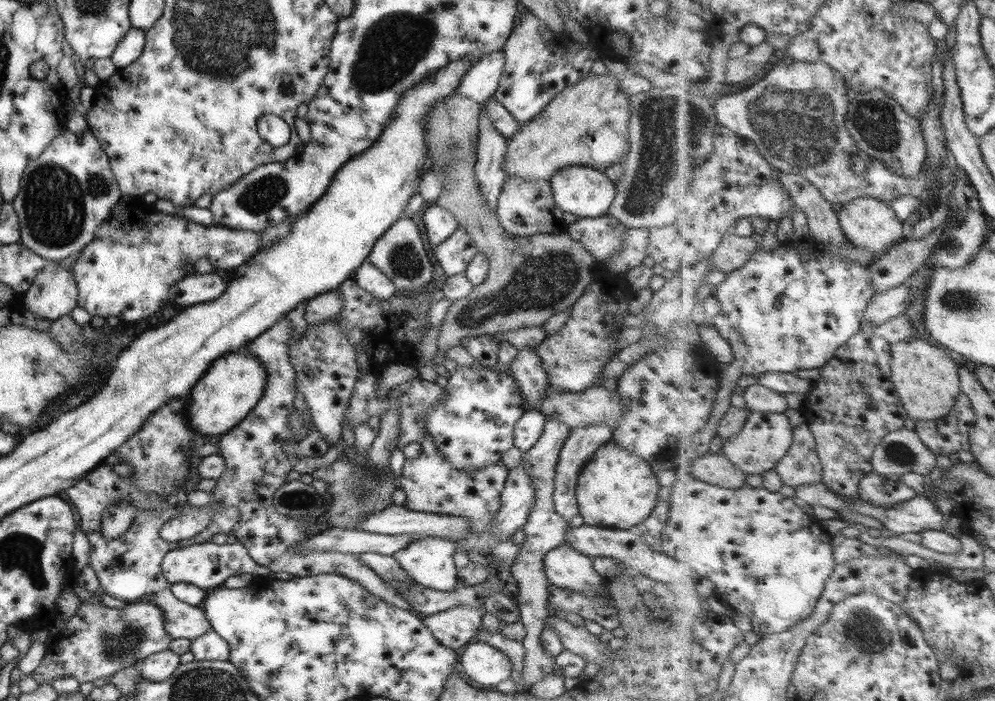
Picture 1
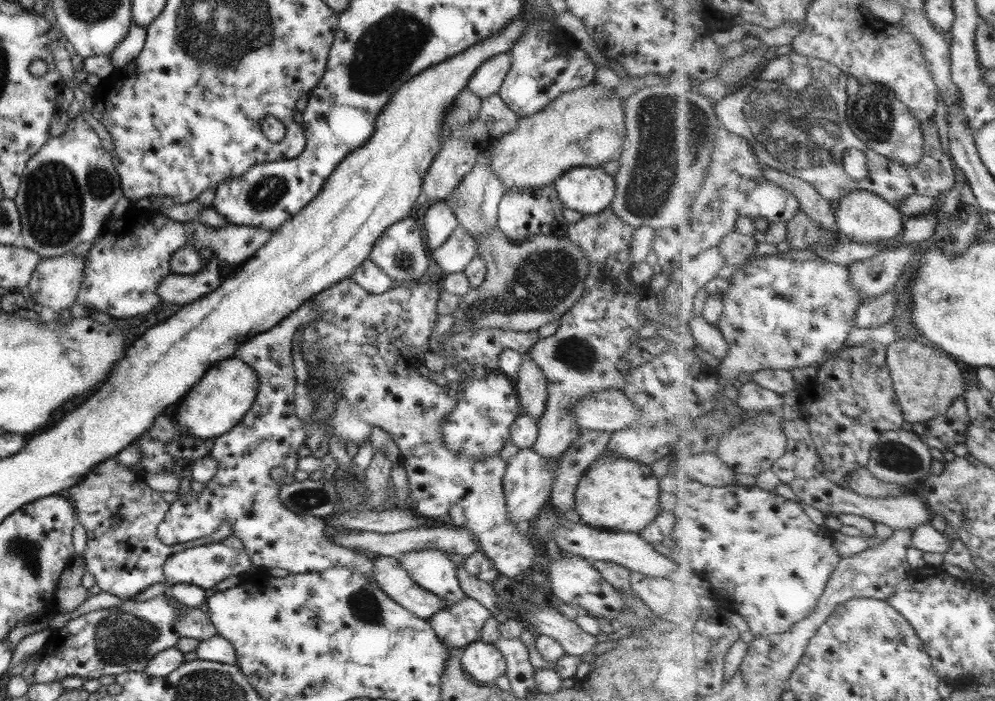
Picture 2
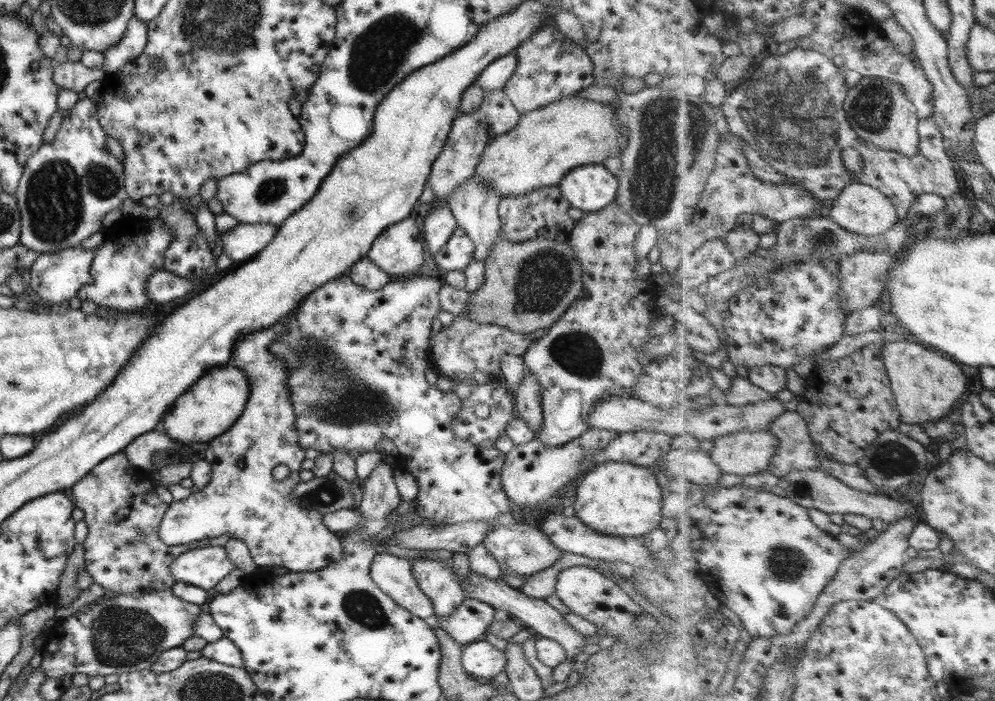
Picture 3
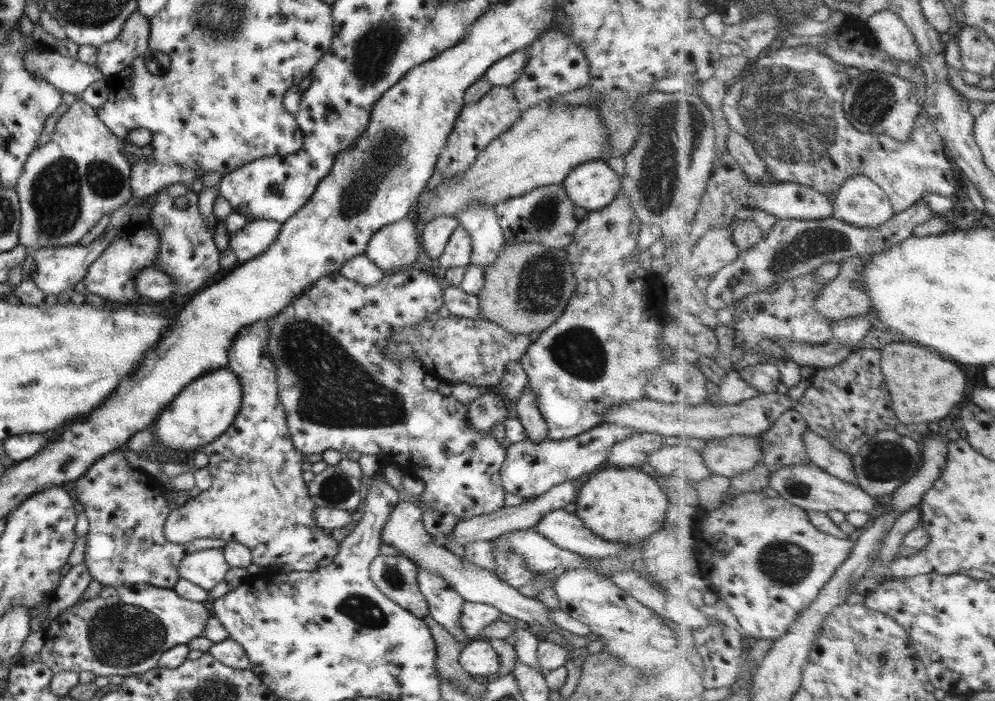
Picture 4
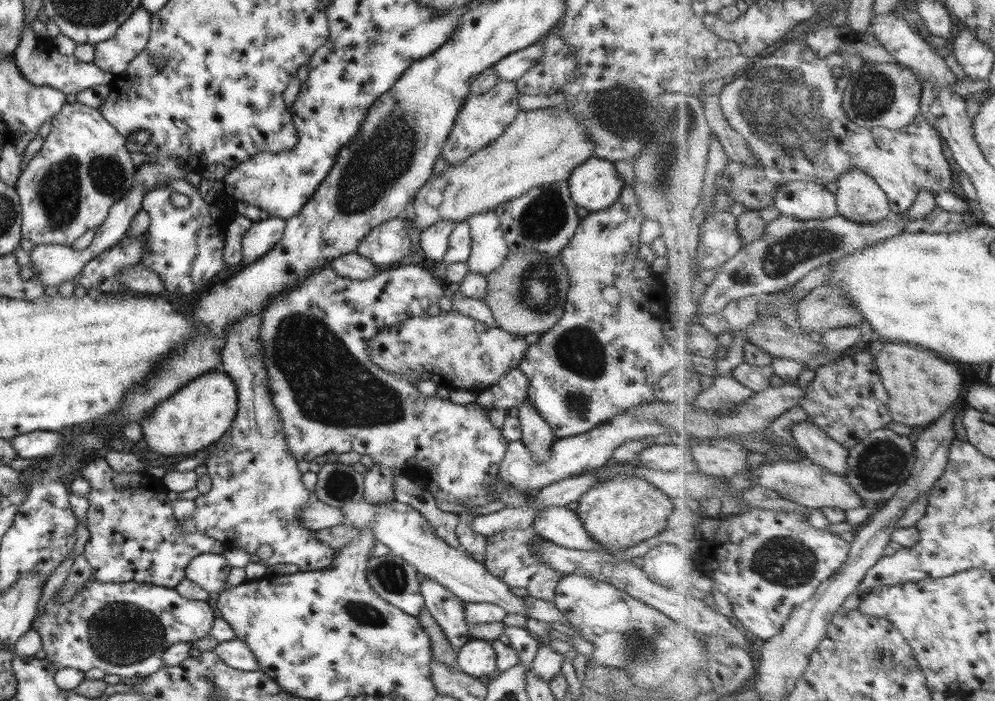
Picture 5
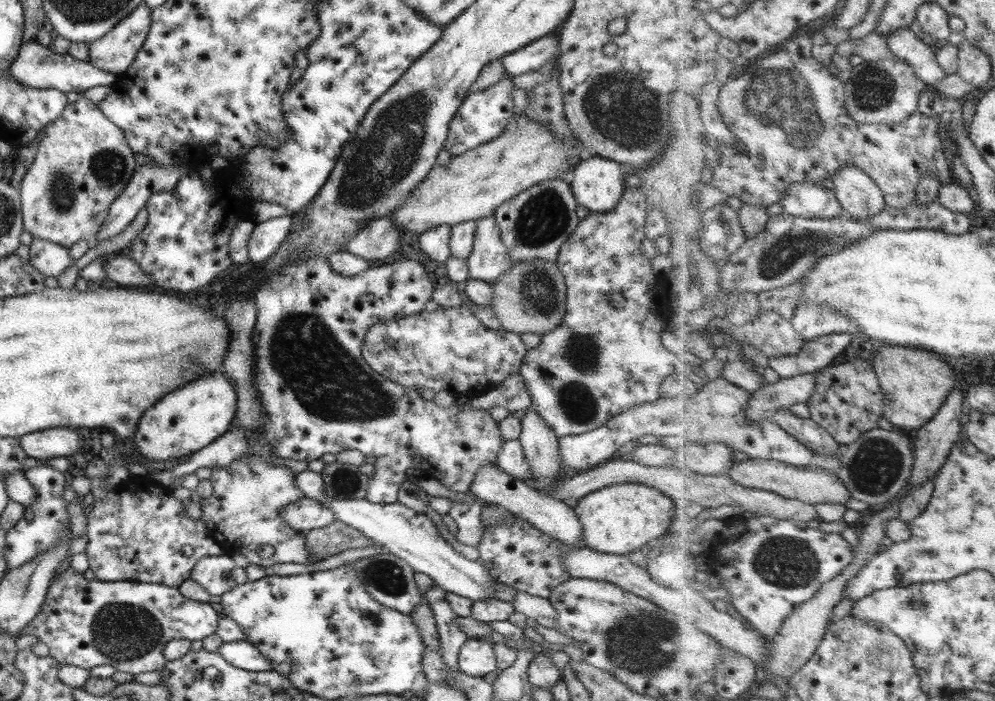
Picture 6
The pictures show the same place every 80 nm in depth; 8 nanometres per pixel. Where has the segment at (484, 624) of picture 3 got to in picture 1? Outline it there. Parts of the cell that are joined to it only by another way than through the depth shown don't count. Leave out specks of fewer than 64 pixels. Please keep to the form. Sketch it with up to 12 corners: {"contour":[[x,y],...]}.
{"contour":[[456,606],[420,619],[455,650],[479,632],[481,607]]}

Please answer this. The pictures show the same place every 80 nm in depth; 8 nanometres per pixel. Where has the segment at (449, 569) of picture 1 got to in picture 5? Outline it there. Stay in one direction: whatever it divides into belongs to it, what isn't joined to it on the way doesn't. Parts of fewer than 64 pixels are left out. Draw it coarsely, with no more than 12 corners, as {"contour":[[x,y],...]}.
{"contour":[[419,577],[424,609],[457,652],[471,640],[462,600]]}

